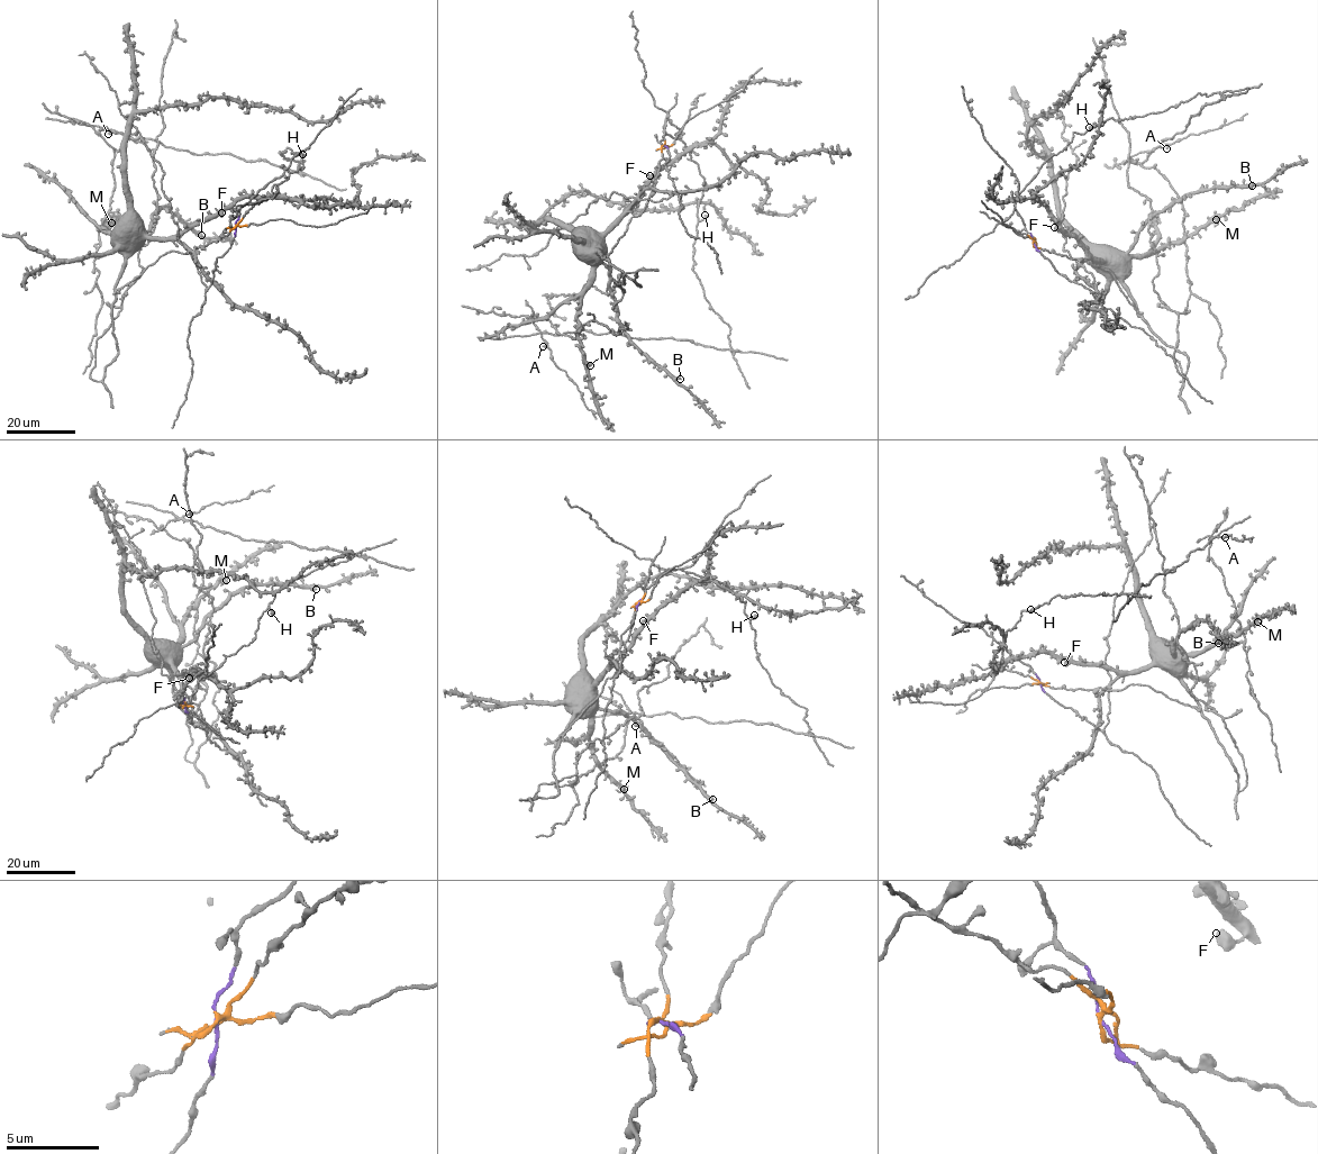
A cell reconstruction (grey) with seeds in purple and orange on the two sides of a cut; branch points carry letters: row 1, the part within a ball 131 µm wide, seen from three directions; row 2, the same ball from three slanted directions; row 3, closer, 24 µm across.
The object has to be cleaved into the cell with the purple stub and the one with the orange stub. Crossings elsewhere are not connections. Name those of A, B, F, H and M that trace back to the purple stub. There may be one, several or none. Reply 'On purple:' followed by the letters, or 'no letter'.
On purple: B, F, M

